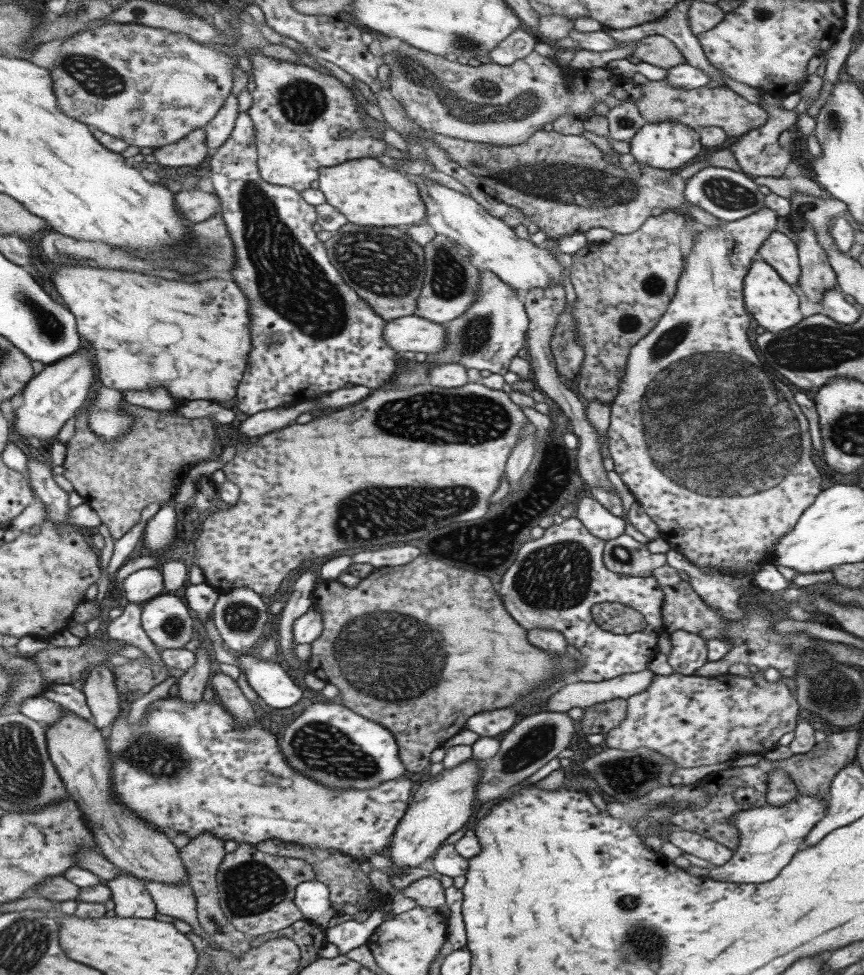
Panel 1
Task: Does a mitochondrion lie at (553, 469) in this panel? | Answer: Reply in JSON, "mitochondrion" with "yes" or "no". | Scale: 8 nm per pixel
{"mitochondrion":"yes"}

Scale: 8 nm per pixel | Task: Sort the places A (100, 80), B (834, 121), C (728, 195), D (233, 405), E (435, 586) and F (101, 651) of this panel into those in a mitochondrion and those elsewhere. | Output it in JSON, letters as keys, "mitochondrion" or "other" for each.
{"A":"mitochondrion","B":"mitochondrion","C":"mitochondrion","D":"other","E":"other","F":"other"}

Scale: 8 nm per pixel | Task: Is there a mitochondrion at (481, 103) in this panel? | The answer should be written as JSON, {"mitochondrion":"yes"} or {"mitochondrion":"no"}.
{"mitochondrion":"yes"}

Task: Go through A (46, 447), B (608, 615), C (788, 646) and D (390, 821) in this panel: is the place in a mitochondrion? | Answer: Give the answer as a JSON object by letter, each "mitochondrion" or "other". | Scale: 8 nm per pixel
{"A":"other","B":"mitochondrion","C":"mitochondrion","D":"other"}

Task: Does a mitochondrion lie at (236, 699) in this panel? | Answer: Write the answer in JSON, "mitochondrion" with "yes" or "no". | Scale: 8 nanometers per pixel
{"mitochondrion":"no"}

